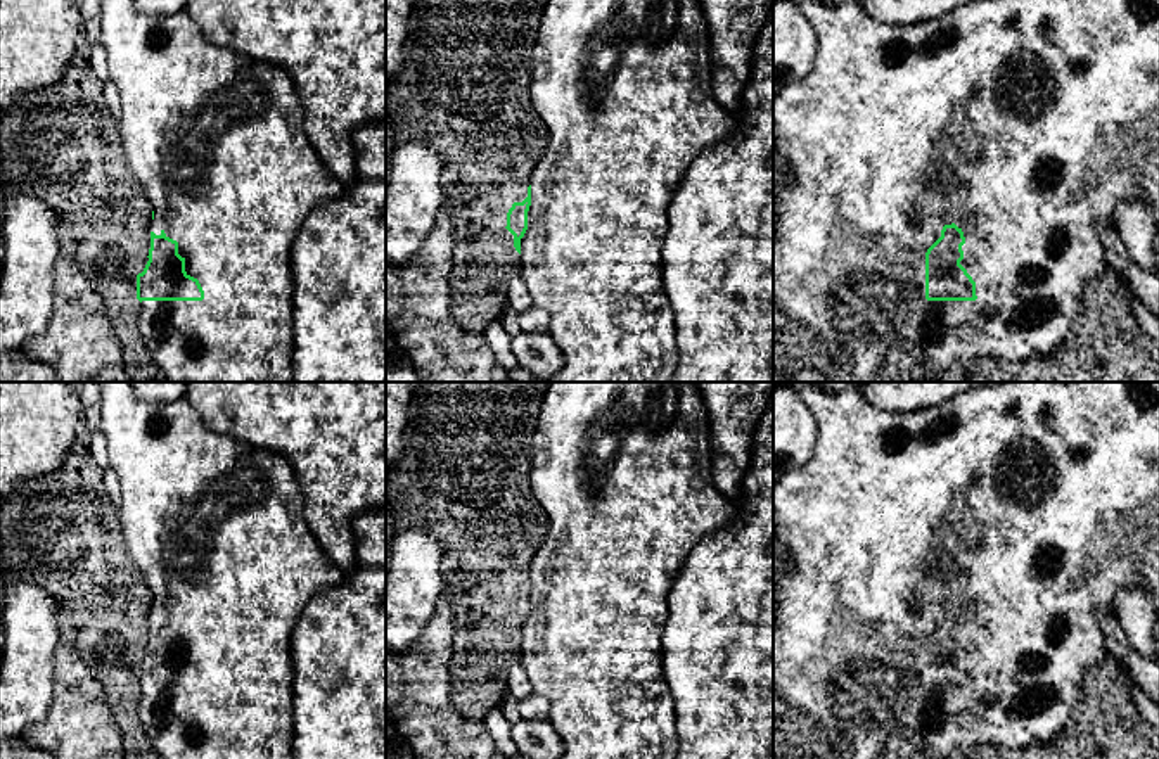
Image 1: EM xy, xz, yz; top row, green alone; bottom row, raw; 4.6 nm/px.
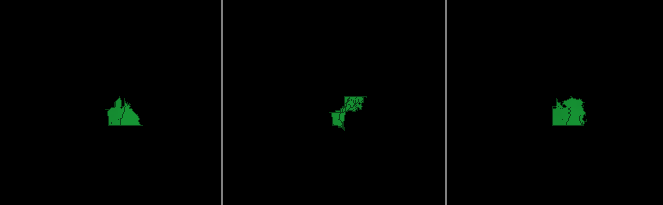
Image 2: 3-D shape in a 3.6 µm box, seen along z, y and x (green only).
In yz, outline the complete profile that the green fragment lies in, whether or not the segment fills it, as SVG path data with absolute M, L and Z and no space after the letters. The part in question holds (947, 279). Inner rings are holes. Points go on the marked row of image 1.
M955 223L944 225L941 237L925 252L927 301L976 301L976 282L960 265L965 237Z

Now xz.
M415 0L408 17L400 71L386 85L386 118L394 145L426 140L441 157L443 195L453 218L455 251L450 306L455 323L471 334L500 320L509 306L510 278L521 271L521 239L528 230L531 178L545 159L547 130L531 99L533 48L548 0Z

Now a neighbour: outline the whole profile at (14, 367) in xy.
M21 351L0 356L0 382L59 382L50 365Z

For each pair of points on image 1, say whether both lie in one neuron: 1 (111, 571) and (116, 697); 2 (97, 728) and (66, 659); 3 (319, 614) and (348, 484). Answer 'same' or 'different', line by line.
1: same
2: same
3: different

